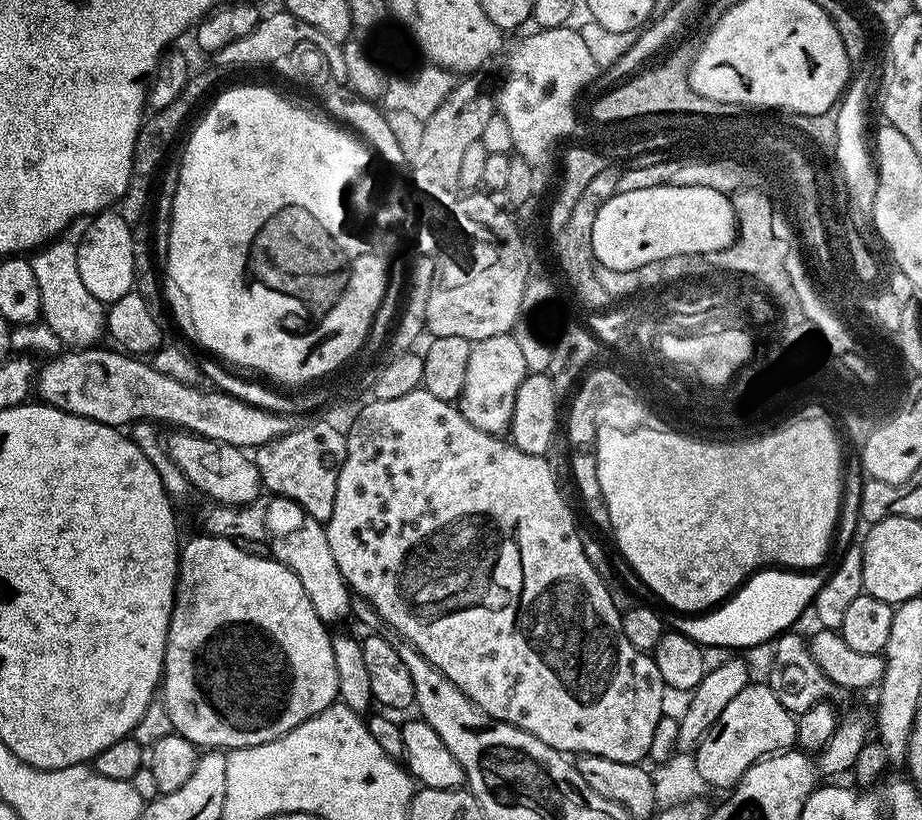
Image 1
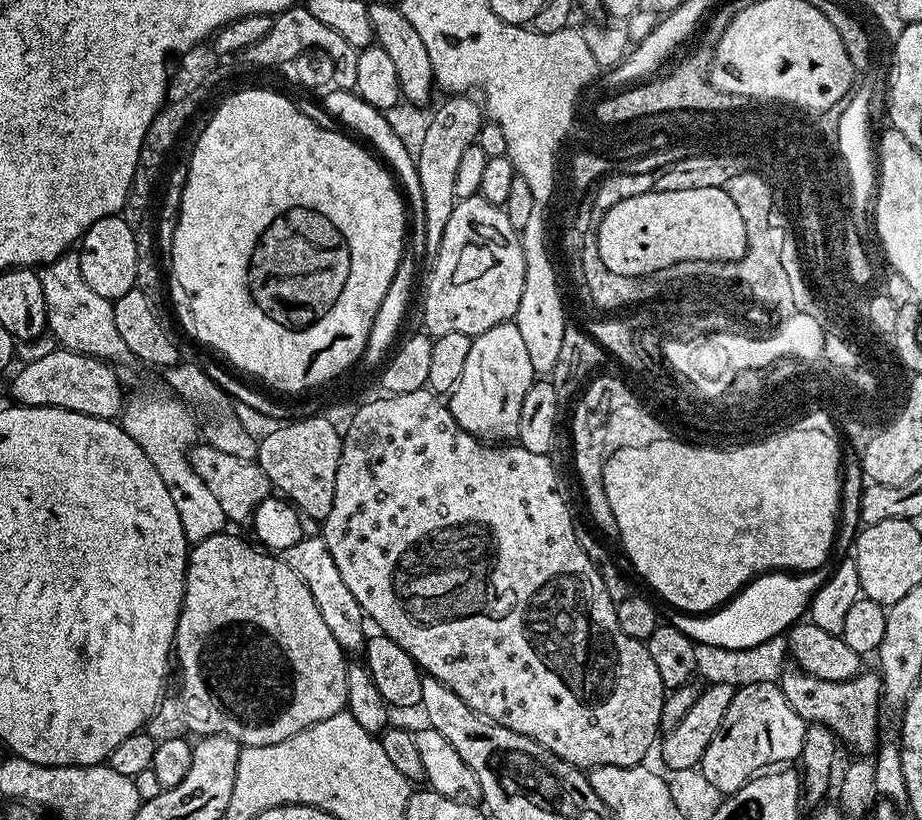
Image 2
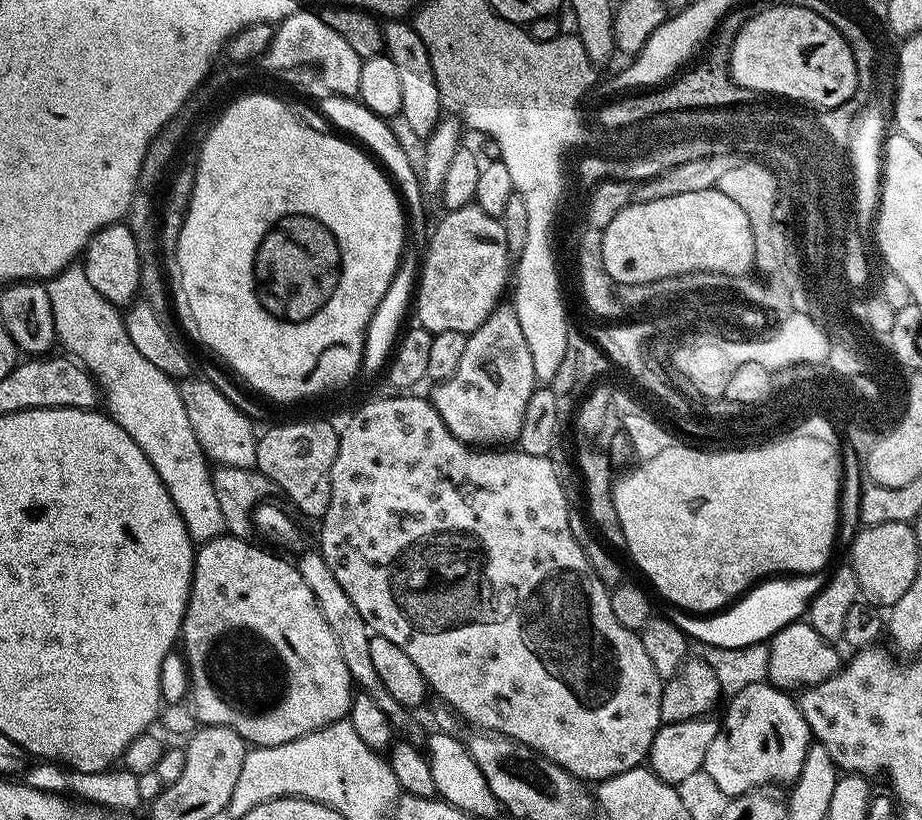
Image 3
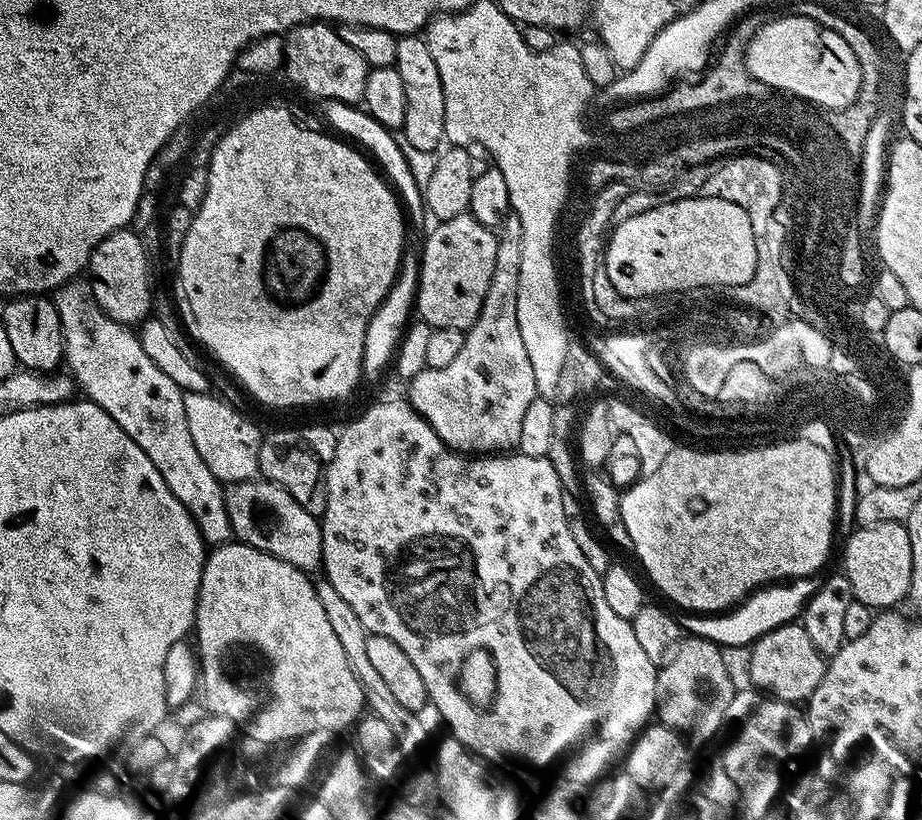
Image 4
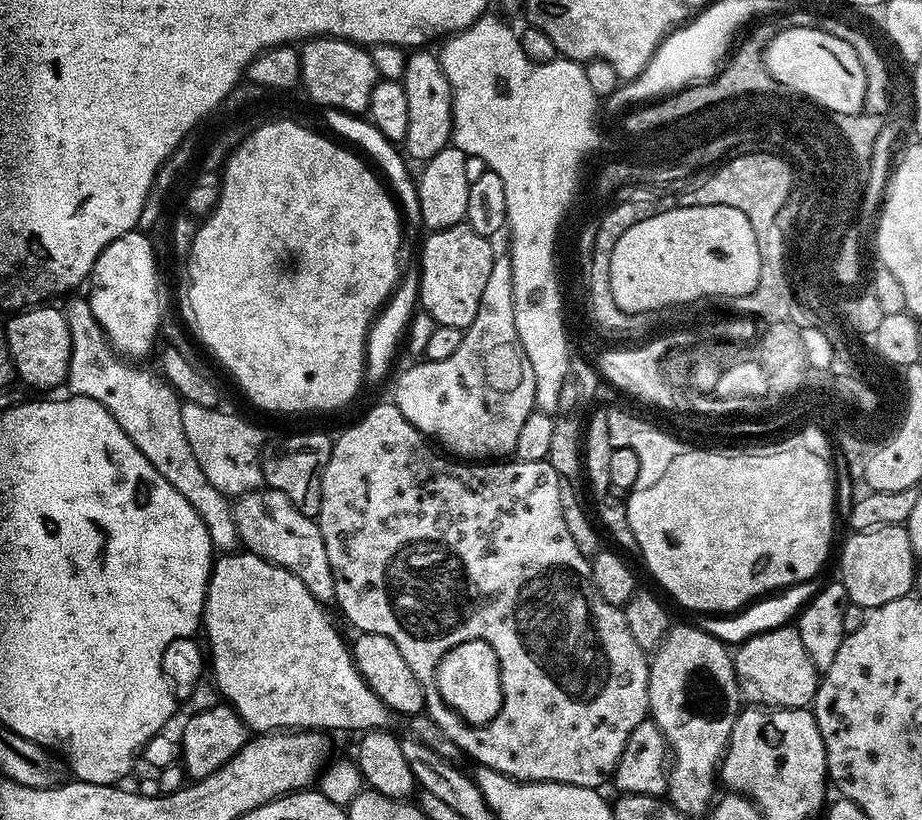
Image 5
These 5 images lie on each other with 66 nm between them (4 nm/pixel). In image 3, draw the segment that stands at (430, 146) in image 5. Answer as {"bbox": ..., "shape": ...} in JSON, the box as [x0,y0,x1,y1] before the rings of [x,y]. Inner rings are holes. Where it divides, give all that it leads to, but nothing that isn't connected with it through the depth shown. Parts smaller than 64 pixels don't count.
{"bbox":[383,18,442,138],"shape":[[[392,18],[383,25],[384,52],[398,69],[398,87],[402,90],[402,110],[400,115],[409,120],[411,129],[421,138],[426,138],[434,130],[434,126],[442,118],[440,107],[440,91],[434,78],[434,66],[430,66],[430,54],[426,50],[426,42],[418,34],[411,23],[400,18]]]}

